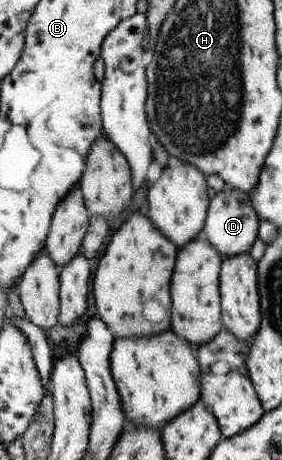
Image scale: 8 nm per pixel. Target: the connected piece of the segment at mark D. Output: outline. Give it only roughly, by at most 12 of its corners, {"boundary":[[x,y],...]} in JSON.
{"boundary":[[249,193],[212,198],[205,238],[224,257],[250,250],[260,216]]}

